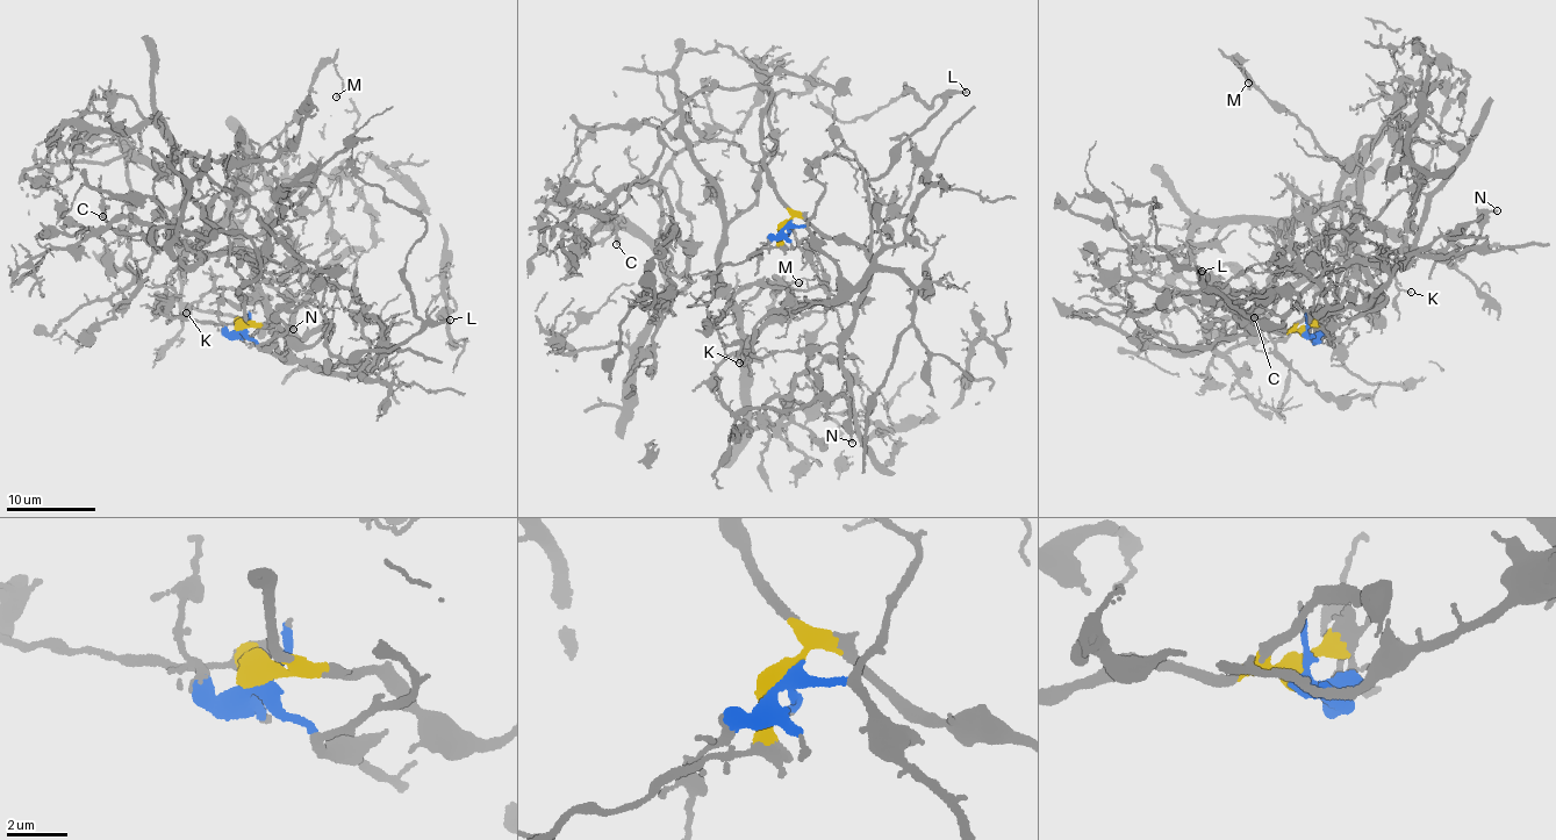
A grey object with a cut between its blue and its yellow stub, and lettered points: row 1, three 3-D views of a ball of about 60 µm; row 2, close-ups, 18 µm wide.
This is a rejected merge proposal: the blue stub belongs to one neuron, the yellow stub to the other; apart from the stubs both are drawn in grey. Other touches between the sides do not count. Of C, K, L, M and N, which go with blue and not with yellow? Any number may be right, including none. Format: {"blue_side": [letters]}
{"blue_side": ["M", "N"]}

